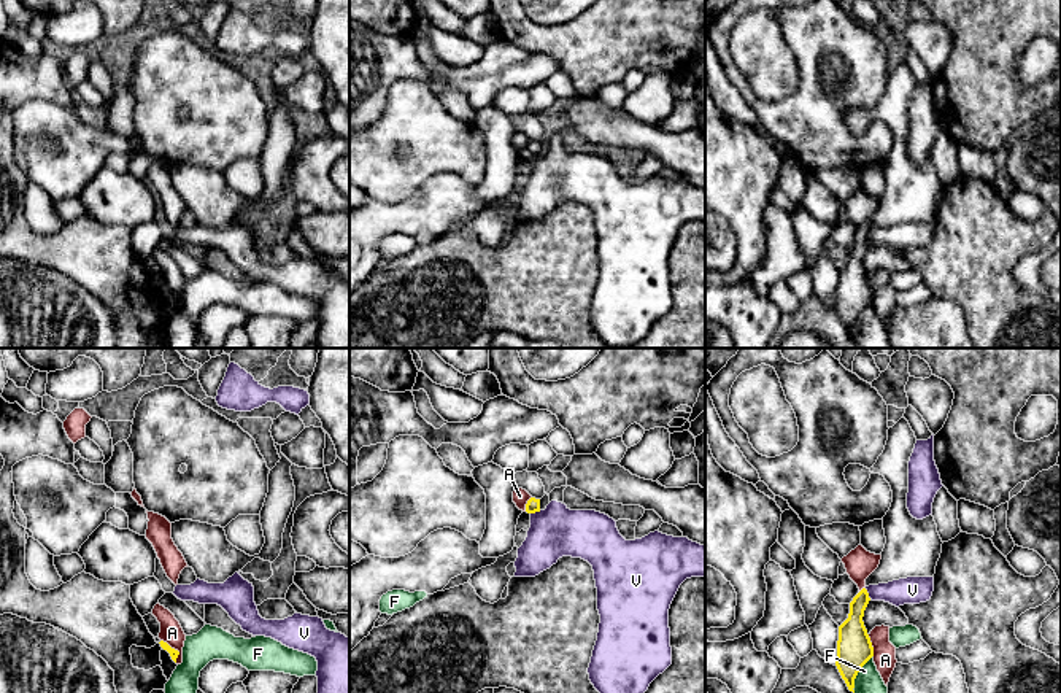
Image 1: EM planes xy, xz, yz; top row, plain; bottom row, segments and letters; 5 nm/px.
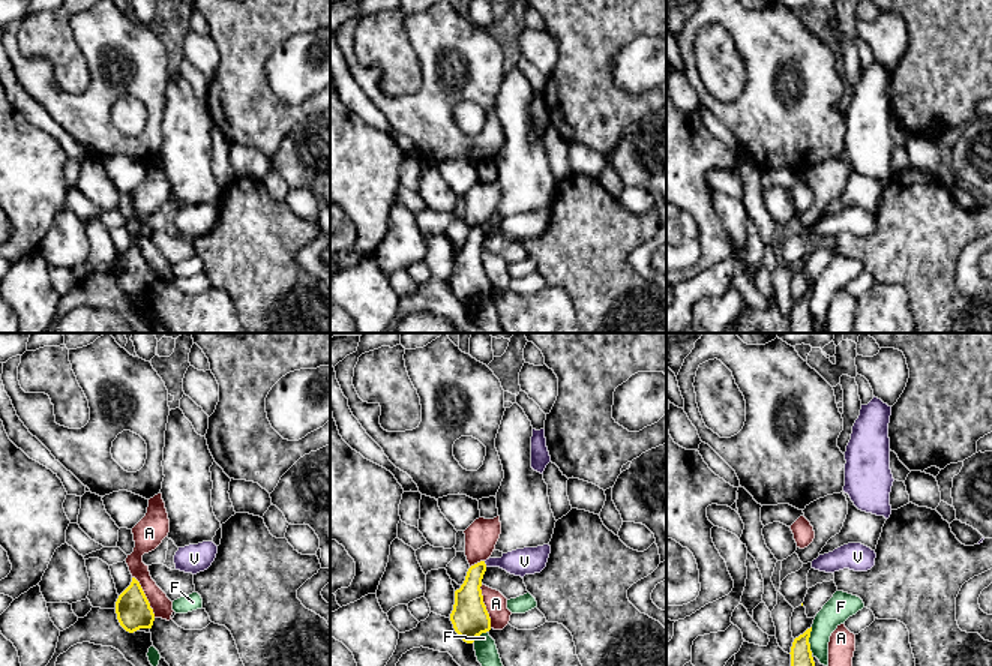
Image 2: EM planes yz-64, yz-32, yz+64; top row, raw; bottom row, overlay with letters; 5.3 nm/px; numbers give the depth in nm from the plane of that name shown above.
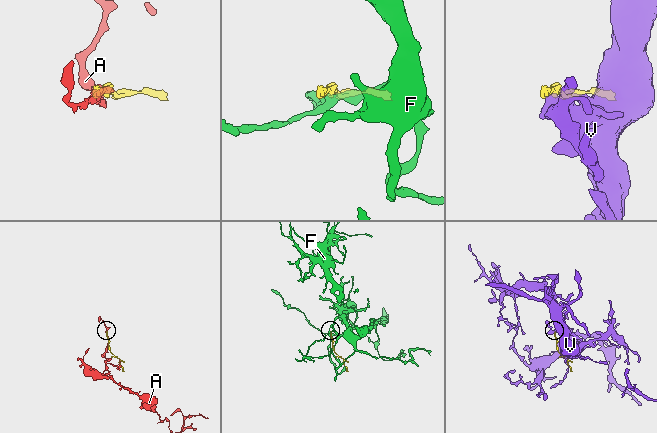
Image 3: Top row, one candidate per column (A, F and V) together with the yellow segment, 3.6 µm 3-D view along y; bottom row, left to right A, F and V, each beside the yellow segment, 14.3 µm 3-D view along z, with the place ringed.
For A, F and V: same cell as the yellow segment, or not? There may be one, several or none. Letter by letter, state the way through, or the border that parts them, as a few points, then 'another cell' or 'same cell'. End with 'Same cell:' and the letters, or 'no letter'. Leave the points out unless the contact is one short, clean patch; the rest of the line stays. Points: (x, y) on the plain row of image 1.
A: another cell
F: another cell
V: border yz (864, 232), (871, 242); another cell
Same cell: no letter

